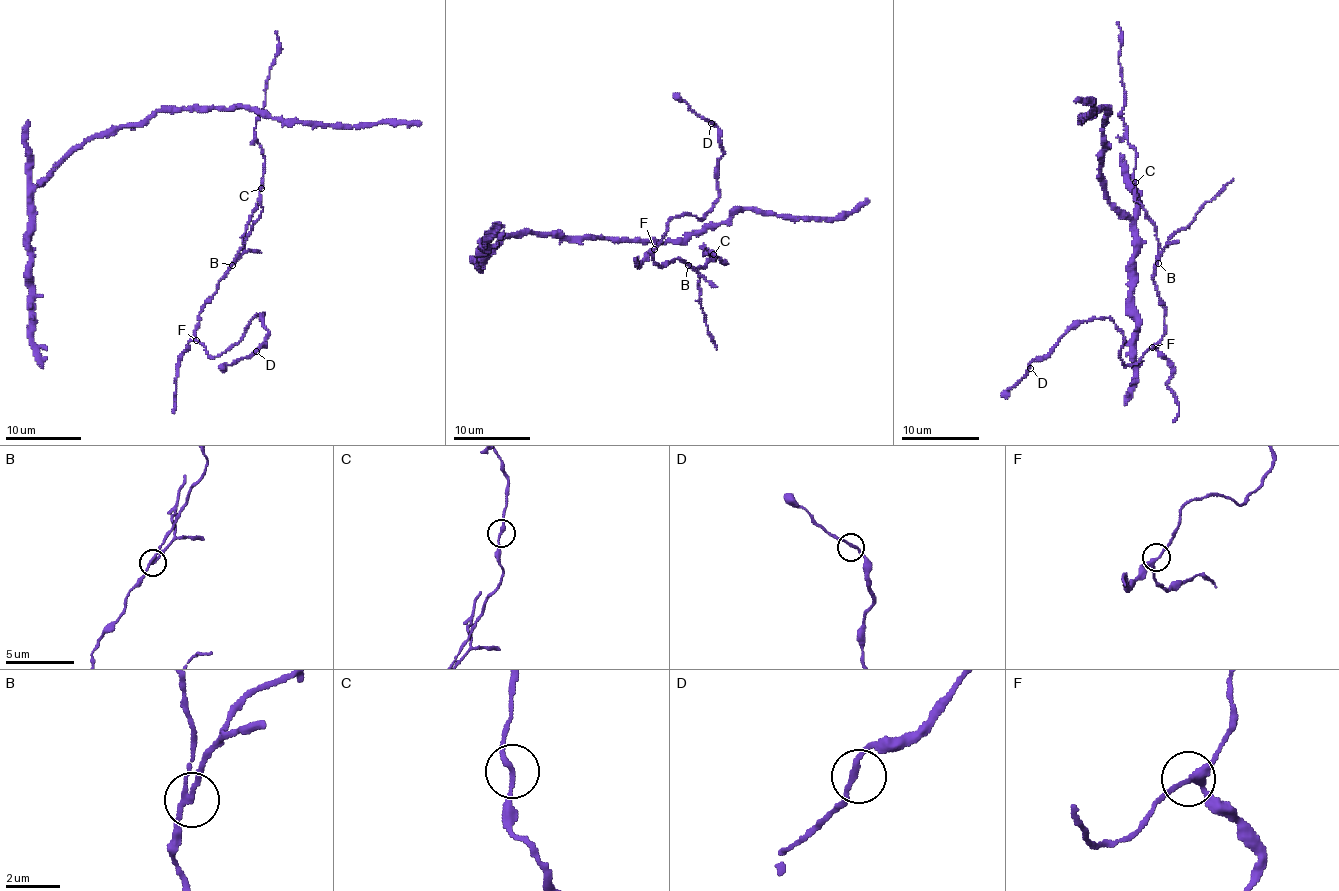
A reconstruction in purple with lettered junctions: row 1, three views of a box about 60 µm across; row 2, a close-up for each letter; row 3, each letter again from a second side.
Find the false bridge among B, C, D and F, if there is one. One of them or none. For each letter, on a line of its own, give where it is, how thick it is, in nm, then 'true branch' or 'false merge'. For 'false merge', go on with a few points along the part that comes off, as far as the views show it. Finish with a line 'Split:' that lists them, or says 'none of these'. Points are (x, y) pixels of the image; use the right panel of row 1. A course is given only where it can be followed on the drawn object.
B: place (1158, 263); calibre 170 nm; false merge; course (1158, 262), (1168, 241), (1233, 178)
C: place (1135, 182); calibre 180 nm; true branch
D: place (1030, 368); calibre 190 nm; true branch
F: place (1152, 347); calibre 240 nm; true branch
Split: B

